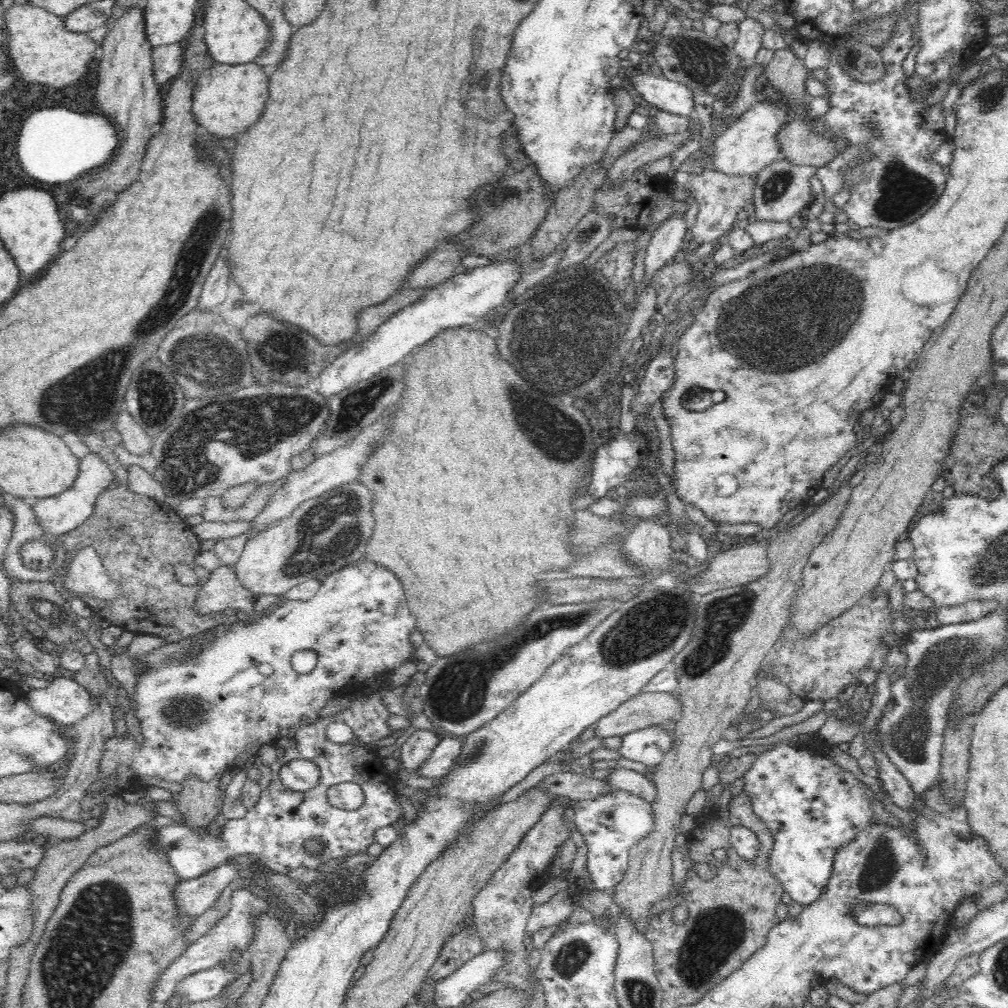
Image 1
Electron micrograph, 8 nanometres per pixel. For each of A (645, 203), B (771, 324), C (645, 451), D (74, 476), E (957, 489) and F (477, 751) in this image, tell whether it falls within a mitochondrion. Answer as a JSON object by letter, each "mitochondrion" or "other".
{"A":"other","B":"mitochondrion","C":"other","D":"other","E":"other","F":"mitochondrion"}

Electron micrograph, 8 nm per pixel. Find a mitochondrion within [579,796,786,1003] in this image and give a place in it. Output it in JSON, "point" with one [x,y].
{"point":[716,934]}

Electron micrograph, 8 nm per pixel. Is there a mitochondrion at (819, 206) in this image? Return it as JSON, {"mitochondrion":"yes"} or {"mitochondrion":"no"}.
{"mitochondrion":"no"}

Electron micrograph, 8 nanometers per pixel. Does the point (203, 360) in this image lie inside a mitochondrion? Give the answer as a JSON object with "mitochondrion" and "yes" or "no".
{"mitochondrion":"yes"}

